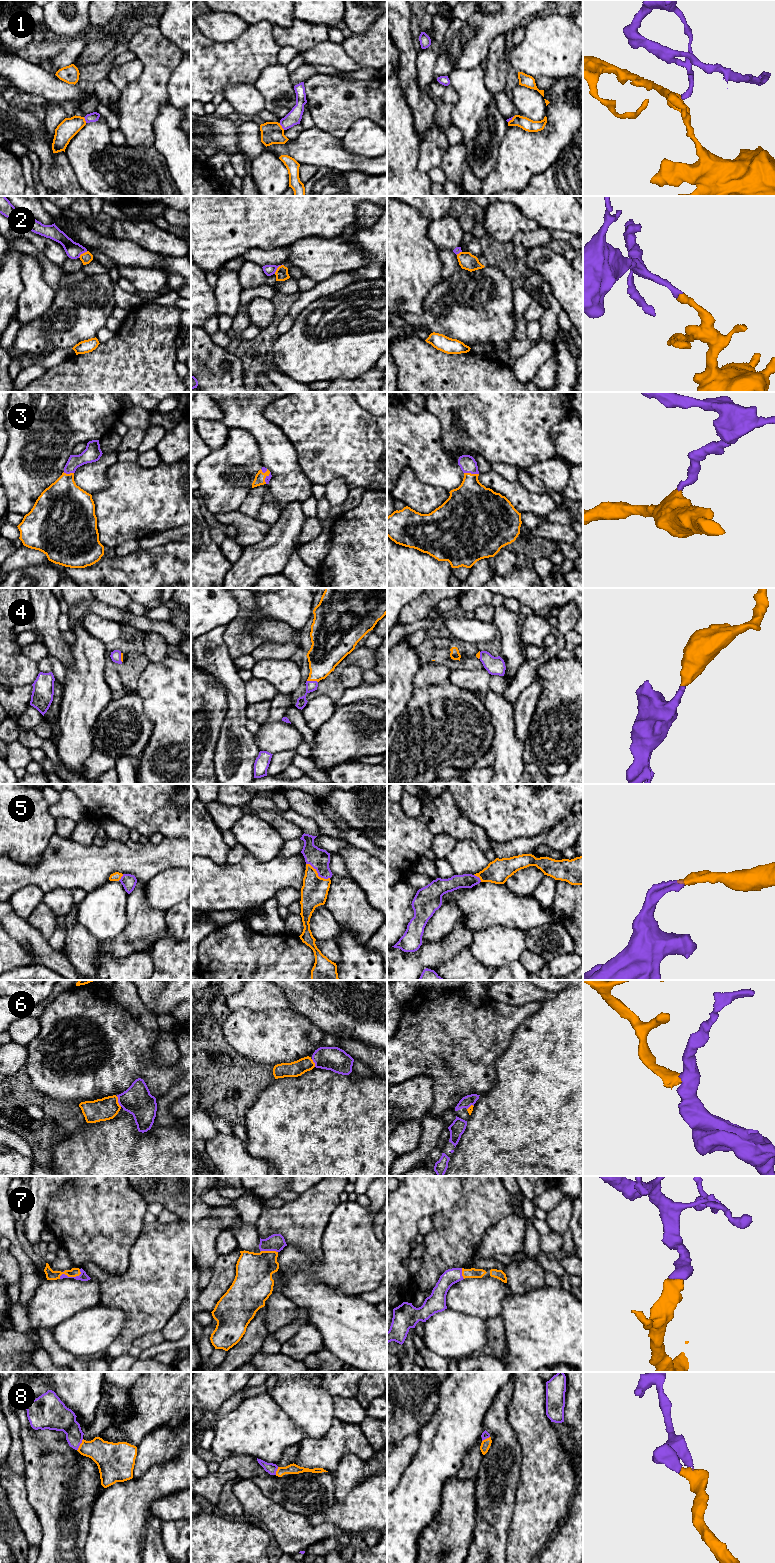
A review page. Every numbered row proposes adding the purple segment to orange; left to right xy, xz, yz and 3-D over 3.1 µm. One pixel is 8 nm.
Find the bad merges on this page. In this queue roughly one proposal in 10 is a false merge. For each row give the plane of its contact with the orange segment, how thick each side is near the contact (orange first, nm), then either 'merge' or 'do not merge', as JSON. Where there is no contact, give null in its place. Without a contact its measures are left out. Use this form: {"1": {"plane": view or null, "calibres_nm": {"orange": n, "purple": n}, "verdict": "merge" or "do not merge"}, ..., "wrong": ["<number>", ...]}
{"1": {"plane": "xz", "calibres_nm": {"orange": 180, "purple": 120}, "verdict": "do not merge"}, "2": {"plane": "xz", "calibres_nm": {"orange": 100, "purple": 90}, "verdict": "do not merge"}, "3": {"plane": "yz", "calibres_nm": {"orange": 360, "purple": 140}, "verdict": "merge"}, "4": {"plane": "xz", "calibres_nm": {"orange": 260, "purple": 90}, "verdict": "merge"}, "5": {"plane": "xz", "calibres_nm": {"orange": 220, "purple": 170}, "verdict": "merge"}, "6": {"plane": "xy", "calibres_nm": {"orange": 180, "purple": 240}, "verdict": "merge"}, "7": {"plane": "xy", "calibres_nm": {"orange": 80, "purple": 70}, "verdict": "merge"}, "8": {"plane": "xy", "calibres_nm": {"orange": 240, "purple": 190}, "verdict": "merge"}, "wrong": ["1", "2"]}

